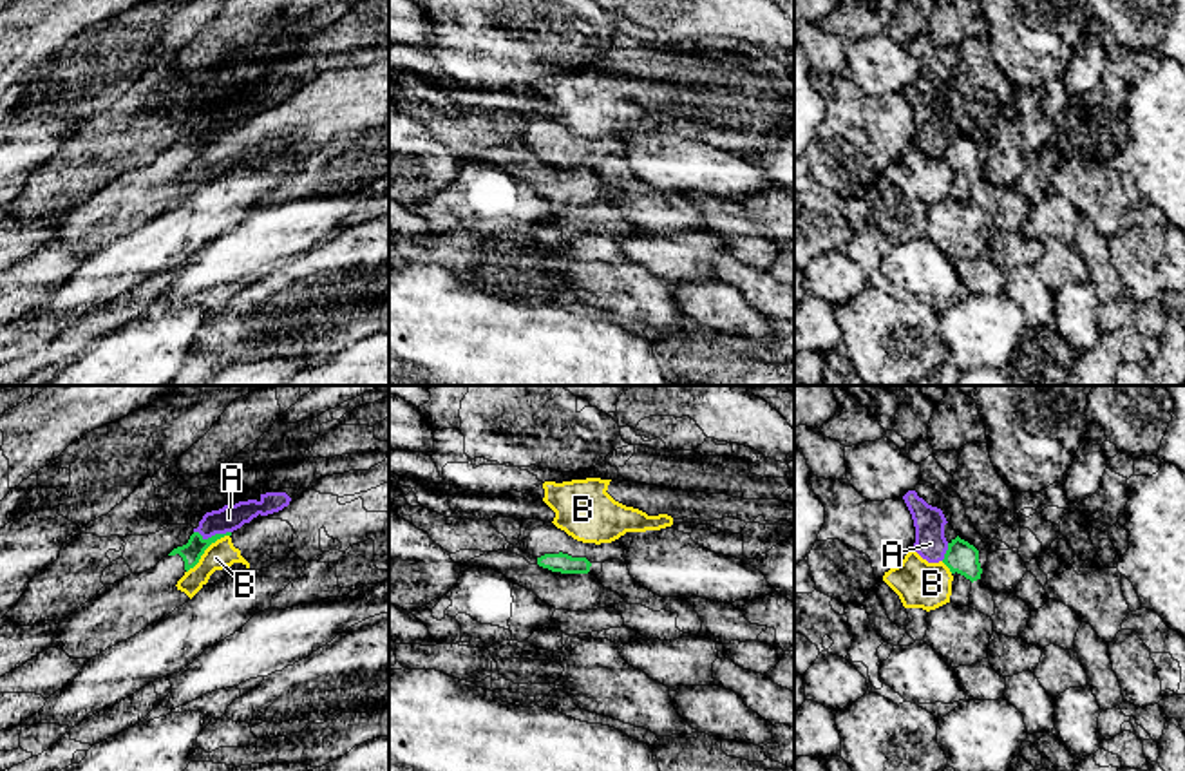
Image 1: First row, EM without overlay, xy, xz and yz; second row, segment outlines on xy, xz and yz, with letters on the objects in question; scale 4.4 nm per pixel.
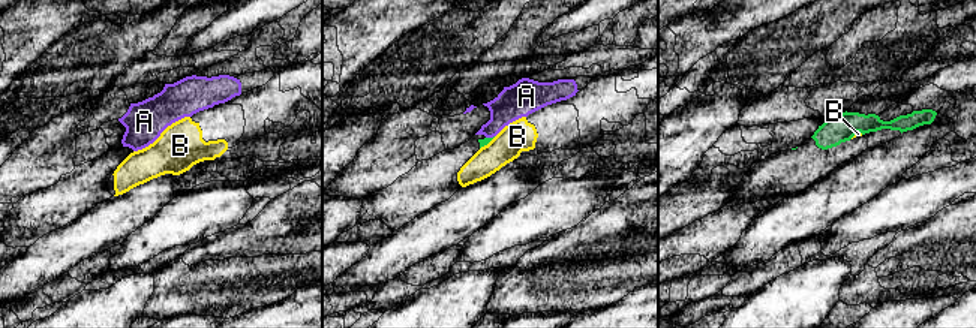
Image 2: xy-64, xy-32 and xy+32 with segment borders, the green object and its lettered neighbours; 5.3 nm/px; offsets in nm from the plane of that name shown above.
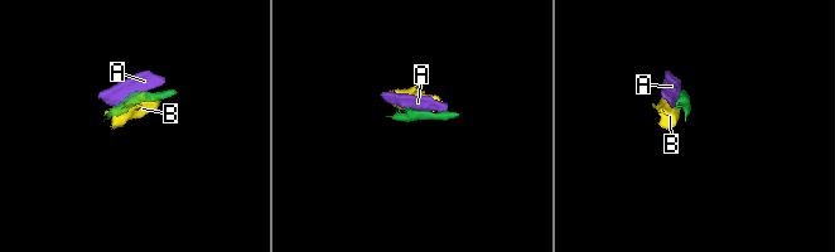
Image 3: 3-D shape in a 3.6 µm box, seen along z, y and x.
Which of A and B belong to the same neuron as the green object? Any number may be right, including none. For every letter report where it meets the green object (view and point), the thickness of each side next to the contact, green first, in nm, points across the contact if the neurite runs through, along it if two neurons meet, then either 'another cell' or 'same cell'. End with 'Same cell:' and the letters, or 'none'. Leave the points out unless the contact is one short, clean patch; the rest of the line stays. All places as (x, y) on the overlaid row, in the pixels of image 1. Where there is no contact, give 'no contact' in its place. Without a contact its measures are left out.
A: contact xy (212, 536); calibres 90 and 120 nm; border xy (230, 531), (207, 538), (194, 533); another cell
B: contact xy (205, 549); calibres 90 and 130 nm; border xy (228, 534), (216, 540), (187, 572); another cell
Same cell: none

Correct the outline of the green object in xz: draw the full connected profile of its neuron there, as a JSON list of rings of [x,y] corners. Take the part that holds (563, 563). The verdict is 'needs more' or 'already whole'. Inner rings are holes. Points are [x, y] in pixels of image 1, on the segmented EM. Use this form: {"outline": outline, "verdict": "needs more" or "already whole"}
{"outline": [[[521,519],[516,548],[534,556],[537,565],[561,574],[588,574],[593,563],[621,559],[624,547],[611,543],[583,543],[541,519]]], "verdict": "needs more"}

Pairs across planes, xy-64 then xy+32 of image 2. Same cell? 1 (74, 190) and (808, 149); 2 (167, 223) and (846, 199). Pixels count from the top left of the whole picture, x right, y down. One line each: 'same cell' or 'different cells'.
1: same cell
2: different cells

